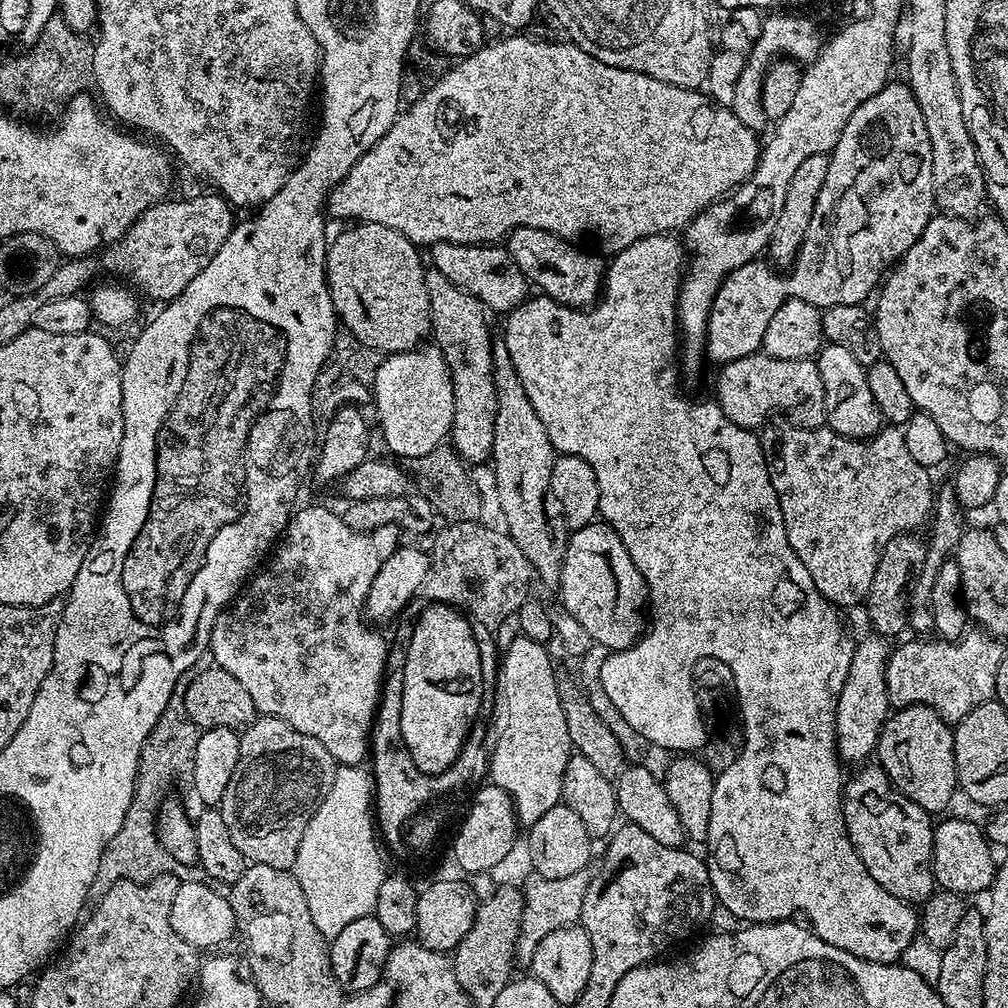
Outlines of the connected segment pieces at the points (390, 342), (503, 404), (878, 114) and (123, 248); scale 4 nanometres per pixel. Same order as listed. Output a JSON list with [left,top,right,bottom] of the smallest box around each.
[[324,222,432,354],[490,342,570,585],[706,82,934,366],[103,194,233,302]]

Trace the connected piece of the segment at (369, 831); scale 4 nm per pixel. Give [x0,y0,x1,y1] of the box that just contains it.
[294,767,386,938]

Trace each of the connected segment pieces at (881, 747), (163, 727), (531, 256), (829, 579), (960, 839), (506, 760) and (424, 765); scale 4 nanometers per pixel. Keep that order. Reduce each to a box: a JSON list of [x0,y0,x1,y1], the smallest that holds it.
[[874,704,957,814],[97,665,201,885],[506,228,606,309],[759,422,934,610],[932,820,997,898],[487,635,574,826],[400,602,486,773]]

